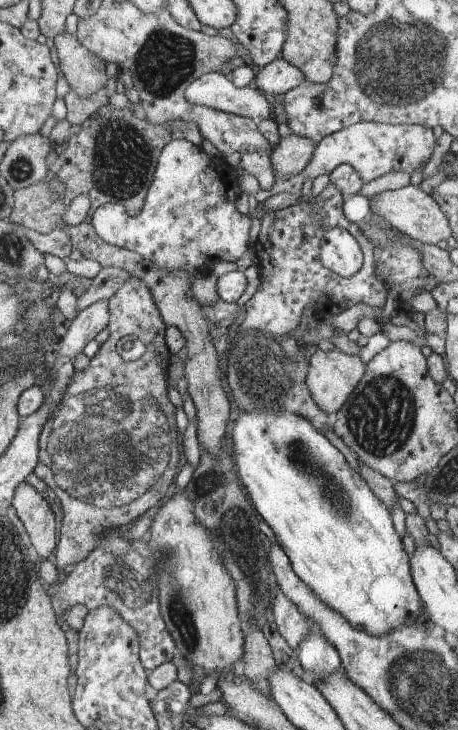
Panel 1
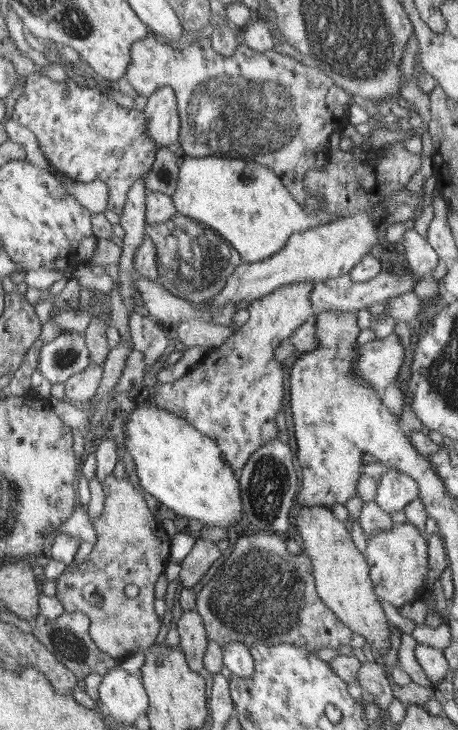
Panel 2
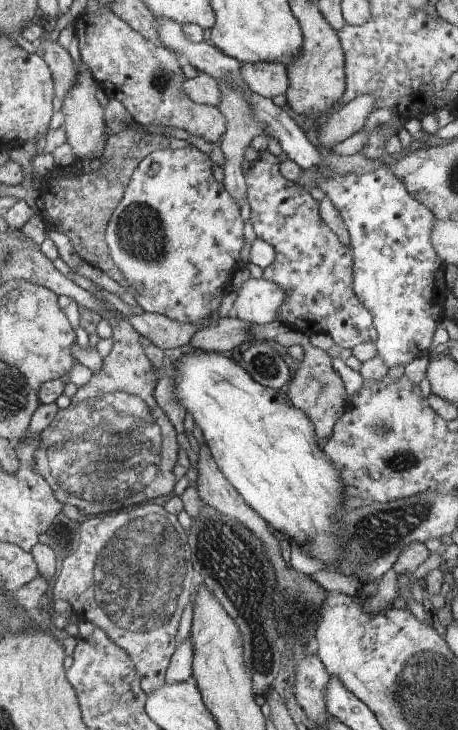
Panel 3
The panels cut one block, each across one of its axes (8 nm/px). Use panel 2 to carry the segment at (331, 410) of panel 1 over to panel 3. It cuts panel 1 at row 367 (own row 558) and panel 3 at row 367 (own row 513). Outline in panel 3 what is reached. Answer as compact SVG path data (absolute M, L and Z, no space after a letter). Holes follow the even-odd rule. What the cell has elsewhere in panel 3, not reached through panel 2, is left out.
M308 344L300 368L286 387L289 400L313 422L317 429L318 439L324 441L333 436L333 429L337 421L345 415L350 400L345 392L341 377L332 367L331 358L331 353Z

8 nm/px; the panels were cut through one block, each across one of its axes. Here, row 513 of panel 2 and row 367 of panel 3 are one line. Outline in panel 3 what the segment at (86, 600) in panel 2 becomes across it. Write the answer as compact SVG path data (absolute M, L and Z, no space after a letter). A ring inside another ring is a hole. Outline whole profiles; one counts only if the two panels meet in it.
M111 307L110 314L104 315L104 318L110 322L114 335L112 336L112 349L108 356L103 358L102 369L98 373L94 373L88 384L78 388L78 392L70 399L65 395L61 395L55 401L59 408L58 415L54 420L54 424L43 433L42 446L40 451L34 456L37 460L35 470L43 476L45 480L50 480L54 484L52 491L58 502L64 505L76 506L82 518L89 516L98 516L99 513L114 513L117 511L125 511L124 508L135 508L136 506L145 504L158 504L162 506L166 512L174 516L178 516L184 510L180 497L174 495L175 475L174 468L177 466L179 454L179 444L177 442L177 432L171 424L167 415L162 411L162 404L158 404L158 372L154 372L154 360L150 360L150 356L146 356L146 348L142 348L142 336L138 335L136 329L129 324L126 317L123 317L118 311Z

